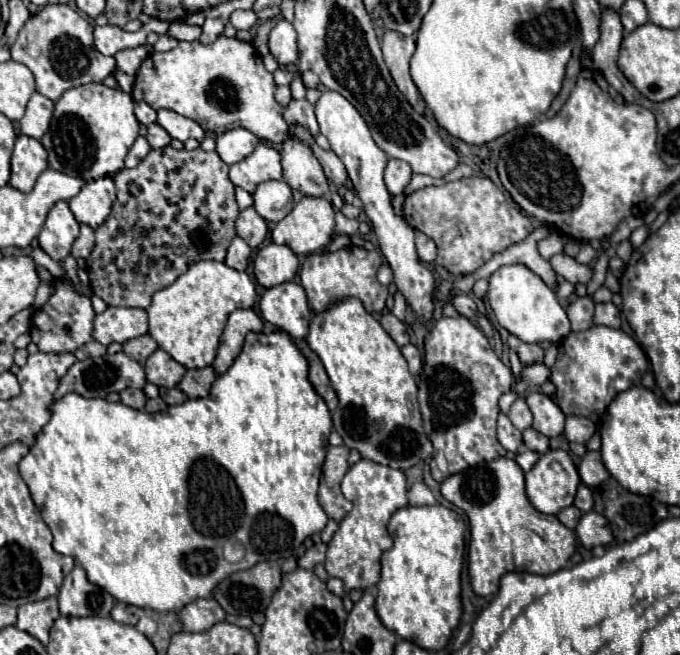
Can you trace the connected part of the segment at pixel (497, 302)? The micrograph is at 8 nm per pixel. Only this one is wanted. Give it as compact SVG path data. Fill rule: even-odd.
M521 263L503 265L489 277L487 299L499 325L503 325L511 335L517 335L521 341L561 341L571 333L571 323L565 309L559 305L555 293L543 283L539 275L535 275Z

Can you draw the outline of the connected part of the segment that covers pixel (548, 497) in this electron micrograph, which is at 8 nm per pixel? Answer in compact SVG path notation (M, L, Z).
M563 449L547 451L545 455L539 457L539 461L535 463L535 467L525 473L527 497L529 497L531 505L533 505L537 511L549 513L549 515L557 515L561 509L573 505L575 491L577 491L577 485L579 485L579 483L581 483L581 479L579 479L577 467L573 465L569 453L563 451Z

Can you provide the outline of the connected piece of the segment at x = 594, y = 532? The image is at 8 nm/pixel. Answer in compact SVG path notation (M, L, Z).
M589 511L585 513L581 519L579 519L579 525L577 525L577 537L579 541L583 543L585 549L593 549L597 545L609 545L613 541L613 533L611 533L611 525L609 521L595 513L595 511Z

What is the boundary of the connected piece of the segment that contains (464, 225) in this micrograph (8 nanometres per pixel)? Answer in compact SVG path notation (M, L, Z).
M485 175L481 177L463 177L451 183L445 183L441 187L425 187L423 191L415 191L405 197L405 207L403 207L403 219L417 231L425 233L431 237L437 245L437 265L443 265L449 273L453 275L469 275L477 271L481 265L485 265L497 251L507 249L513 243L523 241L531 231L533 223L529 217L517 207L509 205L501 189Z

